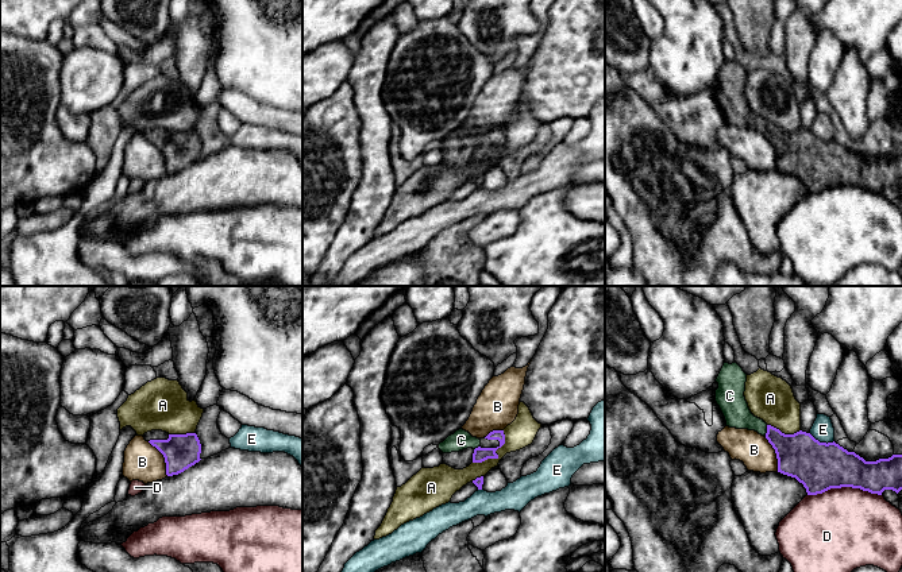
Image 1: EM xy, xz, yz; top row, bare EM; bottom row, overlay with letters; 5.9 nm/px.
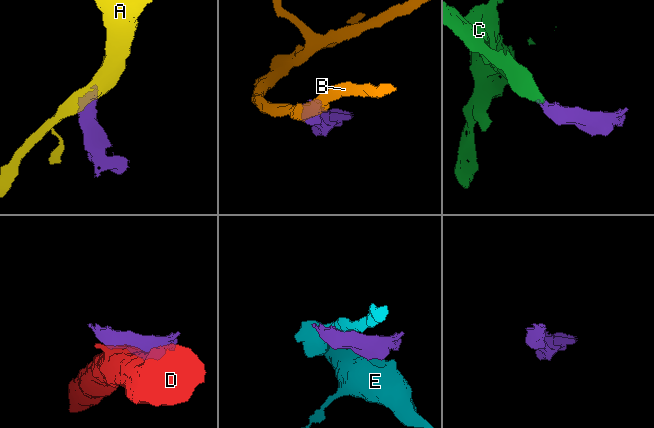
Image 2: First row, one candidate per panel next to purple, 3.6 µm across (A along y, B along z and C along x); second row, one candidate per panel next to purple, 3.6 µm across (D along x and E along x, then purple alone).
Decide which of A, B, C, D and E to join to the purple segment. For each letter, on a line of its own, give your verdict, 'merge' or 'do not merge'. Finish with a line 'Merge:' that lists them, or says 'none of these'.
A: do not merge
B: do not merge
C: merge
D: do not merge
E: do not merge
Merge: C

